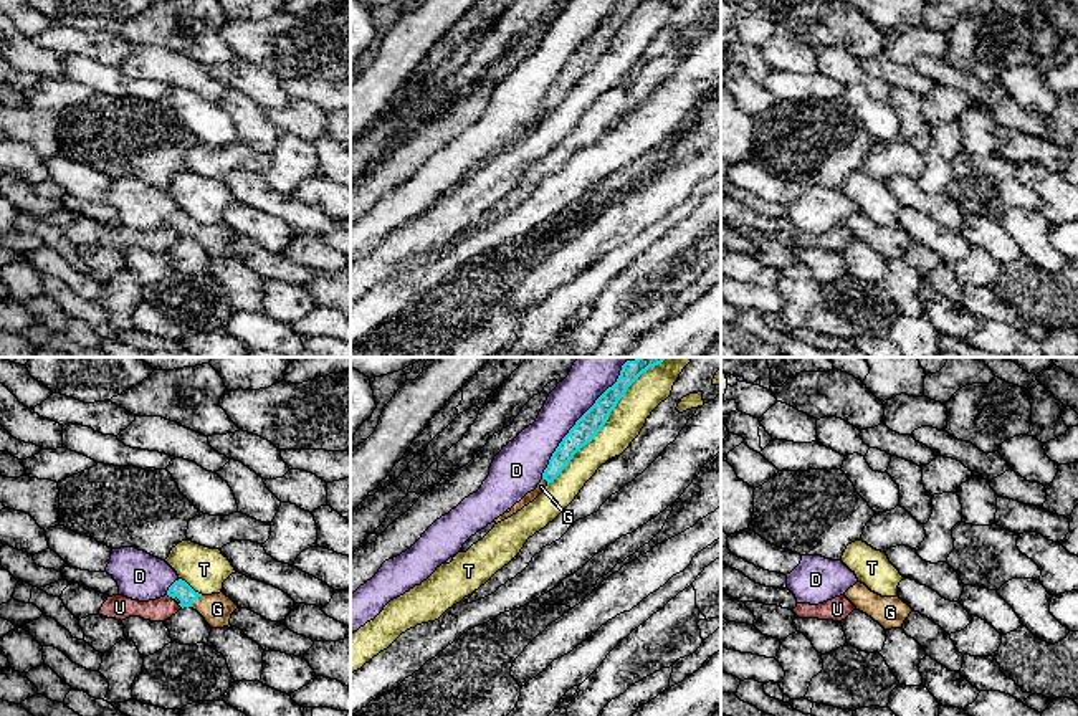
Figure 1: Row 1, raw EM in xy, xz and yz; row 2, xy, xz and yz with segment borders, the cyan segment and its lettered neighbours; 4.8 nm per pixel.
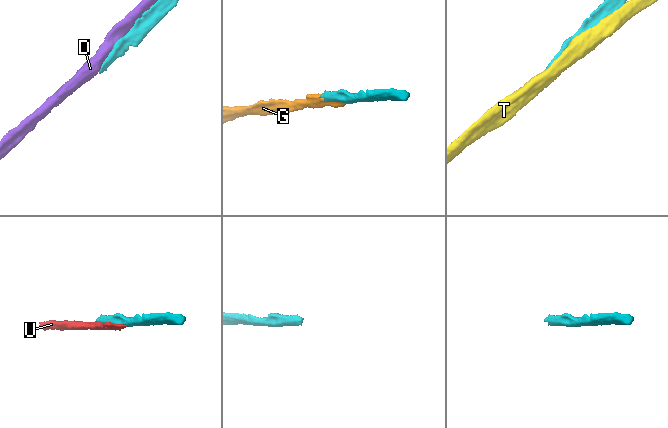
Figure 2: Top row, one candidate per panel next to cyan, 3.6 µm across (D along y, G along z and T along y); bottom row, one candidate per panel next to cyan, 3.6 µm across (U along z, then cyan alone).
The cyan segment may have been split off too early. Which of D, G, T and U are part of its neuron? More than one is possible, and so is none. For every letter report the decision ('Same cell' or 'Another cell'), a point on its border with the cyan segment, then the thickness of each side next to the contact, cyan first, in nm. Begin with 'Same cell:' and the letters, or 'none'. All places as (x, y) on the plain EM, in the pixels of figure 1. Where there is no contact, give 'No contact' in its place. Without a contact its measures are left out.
Same cell: G
D: Another cell. Touches cyan at xz (574, 55). Thickness 120 nm (cyan) against 200 nm
G: Same cell. Touches cyan at xy (195, 229). Thickness 90 nm (cyan) against 150 nm
T: Another cell. Touches cyan at xz (602, 55). Thickness 120 nm (cyan) against 170 nm
U: Another cell. Touches cyan at xy (171, 225). Thickness 90 nm (cyan) against 120 nm

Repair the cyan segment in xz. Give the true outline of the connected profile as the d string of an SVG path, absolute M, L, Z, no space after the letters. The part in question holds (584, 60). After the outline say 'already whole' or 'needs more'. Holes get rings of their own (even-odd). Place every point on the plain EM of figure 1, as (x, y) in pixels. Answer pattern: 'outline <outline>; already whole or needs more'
outline M620 0L617 12L608 17L595 33L575 51L569 63L562 68L556 81L552 83L547 98L542 103L542 109L537 117L527 122L519 132L516 132L509 142L504 142L494 152L501 152L524 136L532 132L549 112L552 112L567 93L574 88L582 76L585 76L607 53L610 41L617 36L618 30L625 25L627 18L646 0Z; needs more

